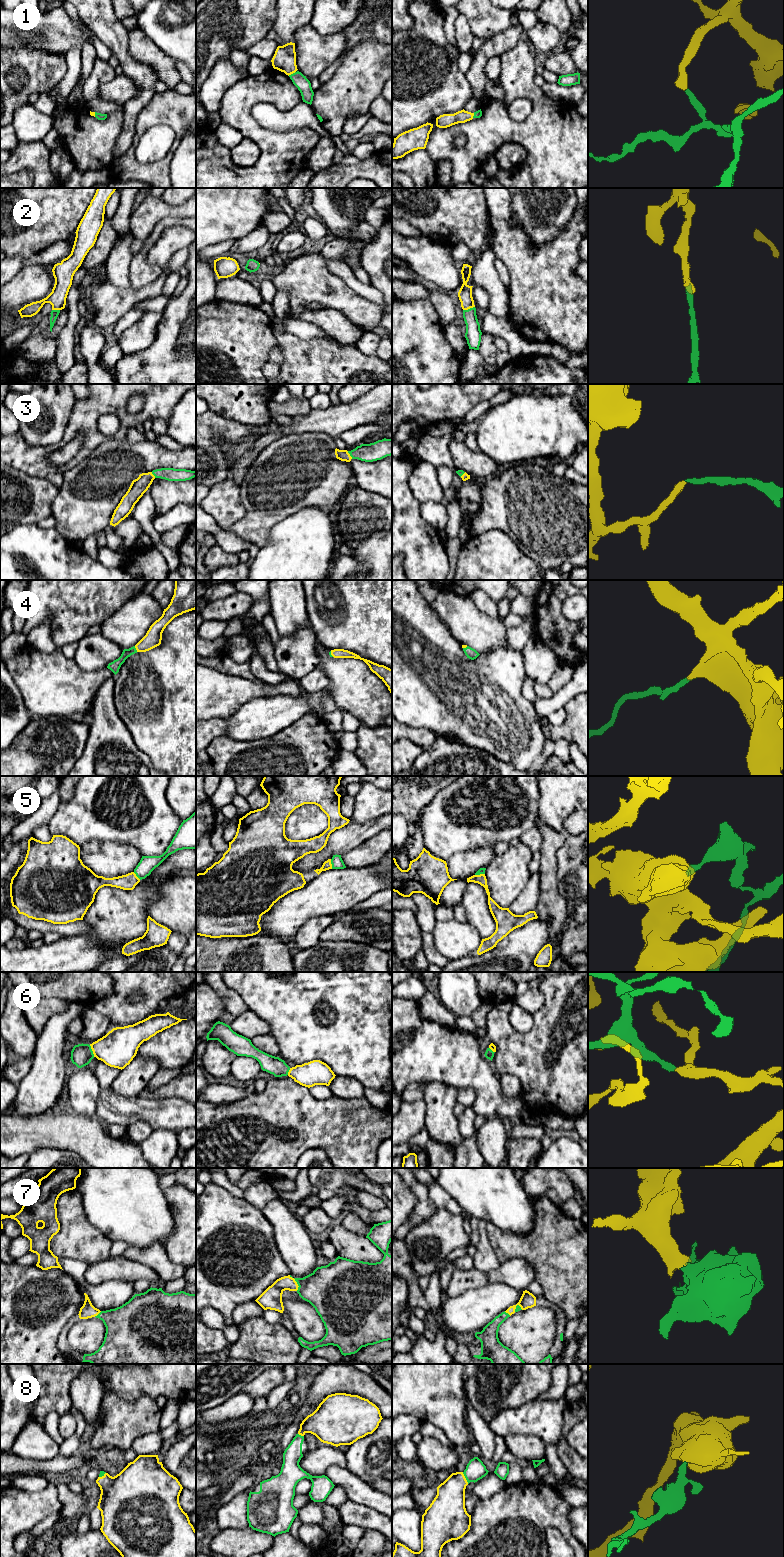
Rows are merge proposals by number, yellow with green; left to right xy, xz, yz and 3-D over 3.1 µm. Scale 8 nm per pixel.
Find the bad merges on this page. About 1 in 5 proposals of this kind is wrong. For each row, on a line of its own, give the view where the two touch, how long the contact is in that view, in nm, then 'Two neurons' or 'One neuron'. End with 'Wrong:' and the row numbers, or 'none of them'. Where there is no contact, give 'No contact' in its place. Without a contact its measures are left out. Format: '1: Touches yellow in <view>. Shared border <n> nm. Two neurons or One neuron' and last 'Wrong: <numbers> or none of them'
1: Touches yellow in xz. Shared border 70 nm. One neuron
2: Touches yellow in yz. Shared border 100 nm. One neuron
3: Touches yellow in xz. Shared border 80 nm. One neuron
4: Touches yellow in xy. Shared border 50 nm. One neuron
5: Touches yellow in xz. Shared border 80 nm. Two neurons
6: Touches yellow in xy. Shared border 100 nm. One neuron
7: Touches yellow in xz. Shared border 140 nm. One neuron
8: Touches yellow in yz. Shared border 110 nm. One neuron
Wrong: 5

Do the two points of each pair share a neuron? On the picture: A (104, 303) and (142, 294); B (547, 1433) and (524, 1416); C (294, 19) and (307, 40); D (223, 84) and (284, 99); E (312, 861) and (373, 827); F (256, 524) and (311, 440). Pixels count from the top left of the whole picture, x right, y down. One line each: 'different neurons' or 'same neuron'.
A: same neuron
B: same neuron
C: different neurons
D: different neurons
E: same neuron
F: same neuron

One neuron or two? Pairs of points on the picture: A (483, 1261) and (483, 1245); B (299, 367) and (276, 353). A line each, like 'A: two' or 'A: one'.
A: one
B: two

